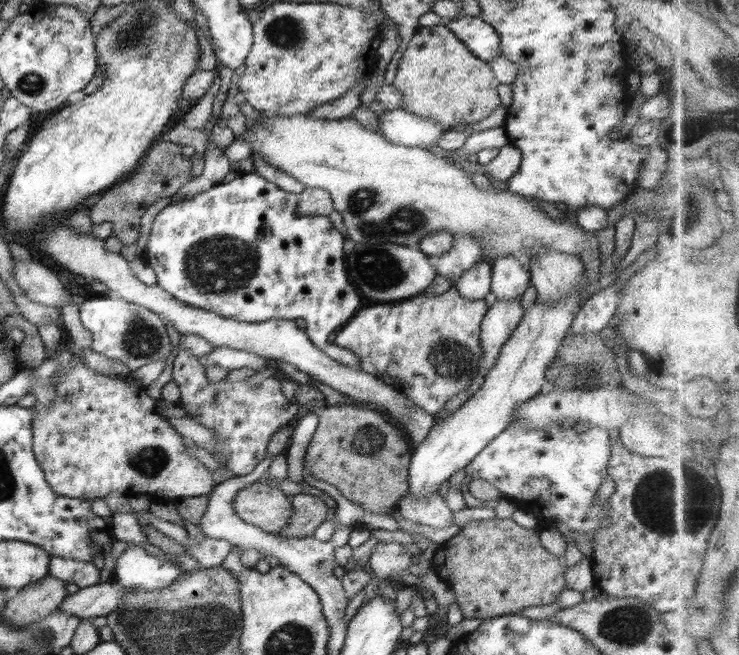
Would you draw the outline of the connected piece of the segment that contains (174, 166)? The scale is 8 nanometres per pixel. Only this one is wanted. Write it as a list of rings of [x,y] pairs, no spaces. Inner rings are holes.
[[[154,142],[131,174],[122,176],[112,188],[85,205],[94,225],[112,222],[114,235],[123,245],[134,244],[139,238],[140,220],[145,210],[159,198],[176,194],[192,179],[192,158],[183,155],[182,147],[173,142]]]

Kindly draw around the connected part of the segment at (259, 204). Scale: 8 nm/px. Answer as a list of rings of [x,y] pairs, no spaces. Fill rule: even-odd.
[[[256,172],[248,174],[239,174],[231,181],[218,183],[216,186],[192,197],[190,200],[184,200],[176,204],[170,203],[164,209],[160,210],[154,221],[152,222],[152,229],[148,242],[146,242],[146,250],[144,252],[144,259],[150,267],[154,269],[157,278],[157,285],[170,293],[176,300],[180,300],[188,305],[196,308],[203,308],[208,312],[213,312],[218,316],[223,316],[230,320],[238,320],[240,322],[264,322],[274,318],[282,318],[284,320],[296,320],[302,318],[308,323],[306,329],[310,340],[330,356],[336,359],[336,362],[342,362],[350,368],[358,368],[360,370],[360,359],[350,351],[350,349],[343,349],[338,345],[334,345],[330,340],[330,334],[334,334],[336,330],[340,330],[357,312],[360,308],[361,294],[350,276],[348,276],[347,257],[343,252],[343,245],[345,236],[339,232],[332,222],[325,216],[303,215],[298,212],[298,194],[286,192],[279,186],[276,186],[272,181],[266,180]]]

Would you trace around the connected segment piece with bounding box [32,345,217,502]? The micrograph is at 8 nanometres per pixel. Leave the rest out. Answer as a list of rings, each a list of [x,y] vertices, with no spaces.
[[[64,345],[58,347],[58,349],[56,349],[56,354],[50,357],[53,357],[54,360],[58,362],[55,372],[56,374],[60,374],[60,377],[54,379],[54,390],[56,390],[56,395],[52,402],[50,402],[48,406],[36,402],[32,407],[32,410],[34,410],[34,417],[32,417],[32,450],[38,465],[44,472],[45,480],[48,482],[50,489],[56,495],[67,499],[79,497],[88,499],[104,499],[106,496],[114,492],[124,493],[128,496],[139,493],[148,495],[149,498],[158,501],[162,500],[168,502],[176,502],[184,498],[195,498],[205,495],[211,496],[211,493],[217,486],[217,483],[213,480],[213,474],[211,474],[204,465],[200,465],[200,462],[198,462],[196,458],[189,456],[189,453],[183,446],[183,437],[180,436],[180,434],[173,429],[173,426],[169,421],[159,413],[159,408],[157,406],[158,403],[146,393],[146,387],[134,387],[134,385],[128,383],[128,379],[127,381],[114,379],[88,368],[88,365],[84,364],[79,357]]]

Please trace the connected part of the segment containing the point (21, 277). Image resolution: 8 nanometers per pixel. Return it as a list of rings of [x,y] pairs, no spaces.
[[[14,260],[12,278],[16,280],[24,296],[30,298],[32,302],[58,309],[68,301],[80,306],[81,299],[69,293],[60,282],[60,278],[50,268],[46,268],[44,264],[36,260],[20,260],[19,262]]]

